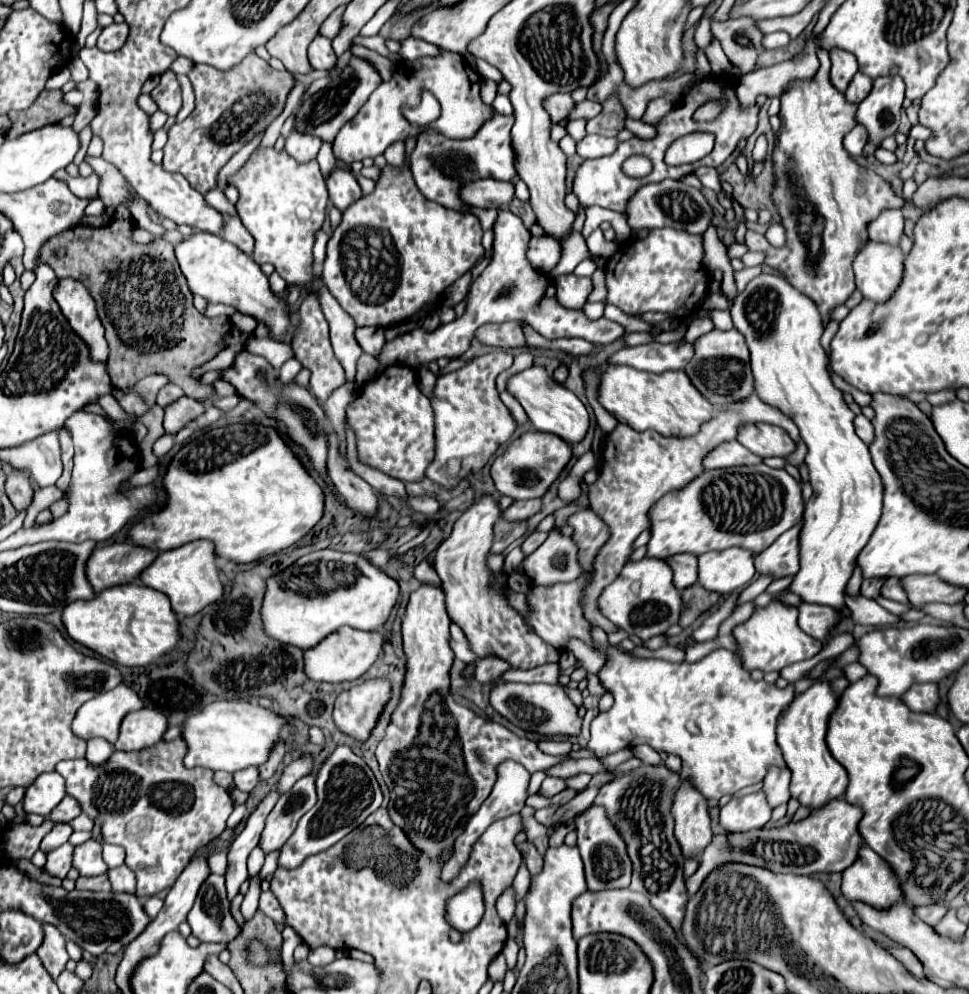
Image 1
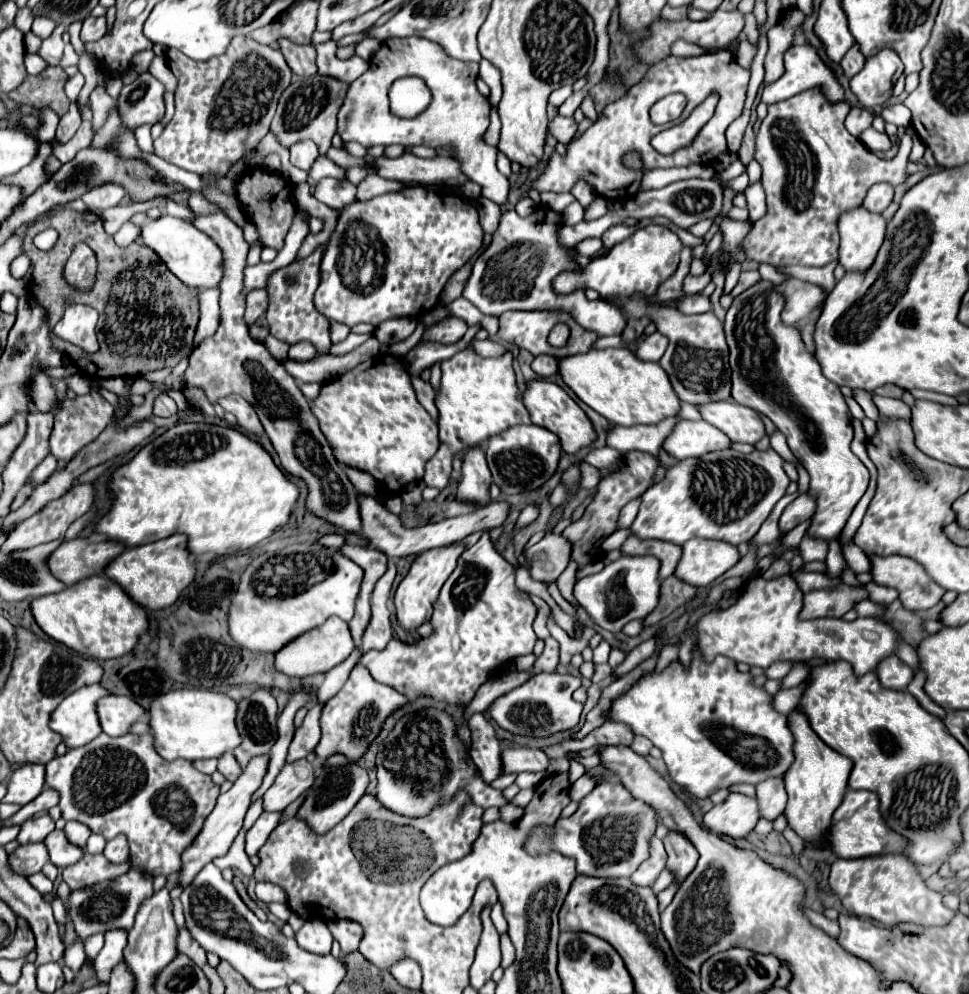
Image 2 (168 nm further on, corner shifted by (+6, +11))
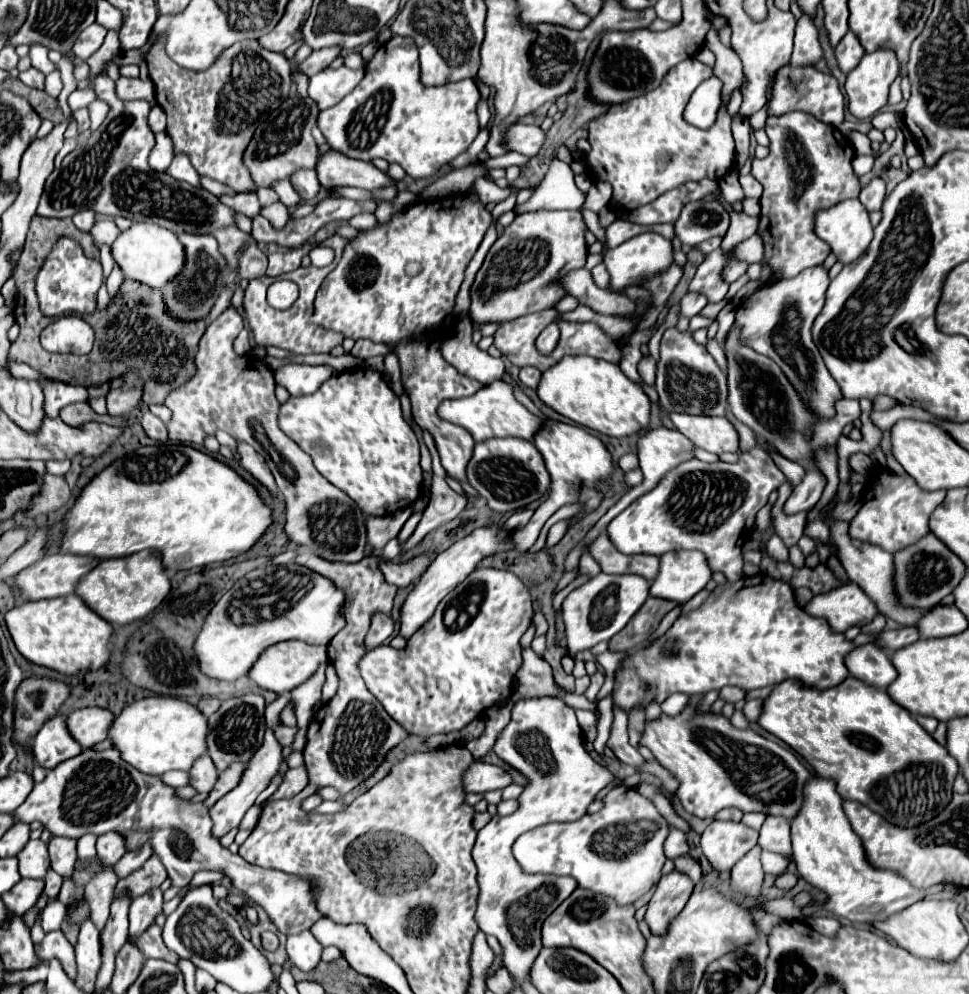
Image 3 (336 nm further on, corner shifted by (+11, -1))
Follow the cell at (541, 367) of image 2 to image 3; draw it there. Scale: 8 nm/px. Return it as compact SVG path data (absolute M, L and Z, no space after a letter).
M525 366L525 368L521 368L521 372L519 372L519 380L521 380L525 386L529 386L529 388L537 388L537 384L539 384L539 380L541 380L541 372L539 372L537 368L533 368L533 366Z

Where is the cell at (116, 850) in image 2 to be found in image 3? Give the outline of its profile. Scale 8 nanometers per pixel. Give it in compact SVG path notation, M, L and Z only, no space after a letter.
M103 834L103 838L97 840L97 854L103 866L113 866L125 854L123 838L119 838L119 834Z

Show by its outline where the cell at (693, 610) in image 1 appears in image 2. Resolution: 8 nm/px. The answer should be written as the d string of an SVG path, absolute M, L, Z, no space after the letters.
M670 576L670 578L662 580L662 584L660 584L660 602L658 602L656 610L652 610L652 614L648 614L648 618L642 620L644 628L658 624L666 616L670 616L672 612L682 608L686 602L690 602L694 596L696 596L696 588L682 582L682 580L678 580L676 576Z

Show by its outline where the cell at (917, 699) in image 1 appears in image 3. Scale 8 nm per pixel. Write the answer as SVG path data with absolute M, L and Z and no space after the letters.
M873 644L857 646L855 654L847 658L847 668L851 670L851 676L875 688L887 688L897 678L897 670L889 656Z

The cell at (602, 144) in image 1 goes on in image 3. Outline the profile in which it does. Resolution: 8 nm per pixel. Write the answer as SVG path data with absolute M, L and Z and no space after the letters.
M515 124L511 126L511 134L505 138L505 146L513 152L535 156L543 142L547 138L547 132L541 126L529 126L529 124Z

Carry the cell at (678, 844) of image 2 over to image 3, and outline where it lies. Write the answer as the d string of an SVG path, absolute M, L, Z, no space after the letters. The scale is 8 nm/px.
M673 870L669 874L663 874L657 882L655 894L649 902L645 920L653 934L665 934L669 922L683 910L687 904L687 898L691 896L693 882L687 874Z

